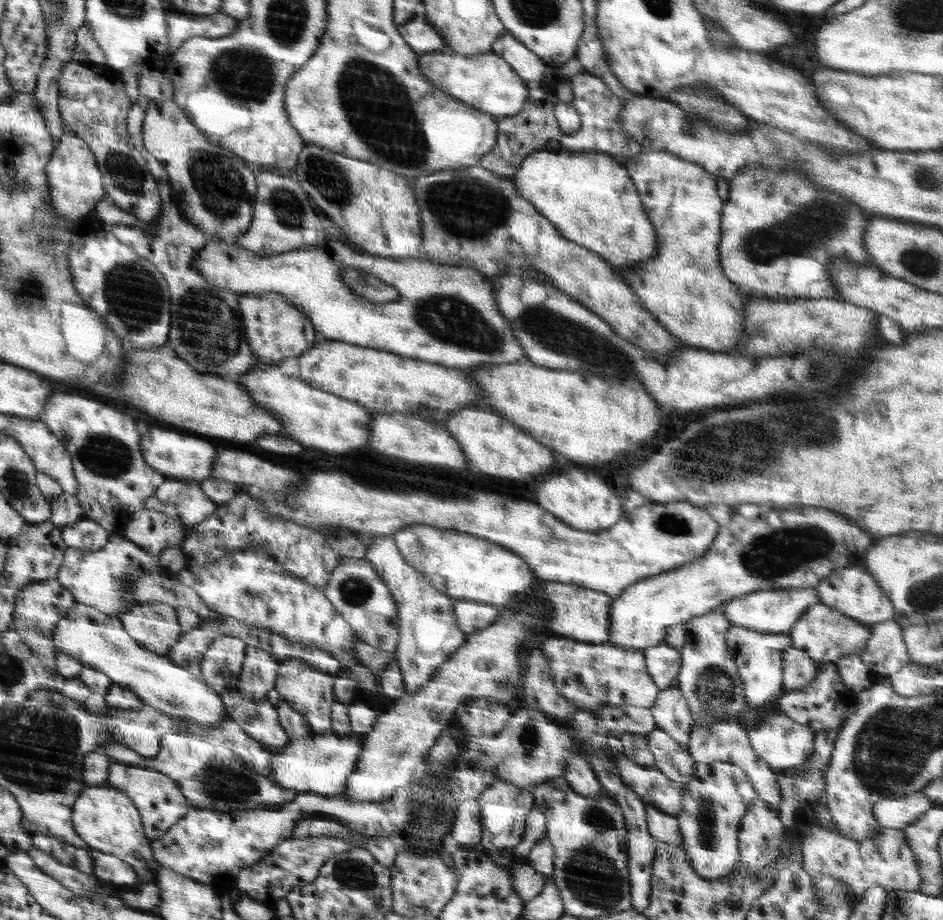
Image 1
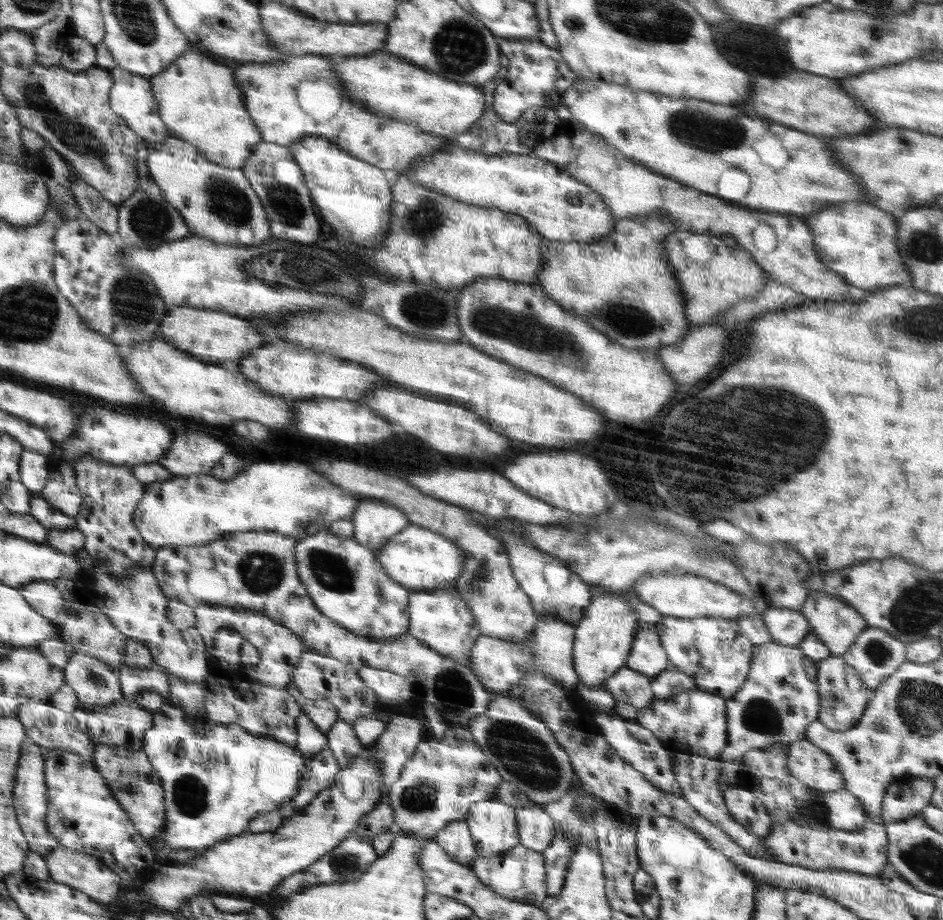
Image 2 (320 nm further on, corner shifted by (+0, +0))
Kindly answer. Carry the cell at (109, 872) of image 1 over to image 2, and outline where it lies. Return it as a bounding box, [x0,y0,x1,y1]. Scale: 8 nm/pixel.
[43,845,122,903]

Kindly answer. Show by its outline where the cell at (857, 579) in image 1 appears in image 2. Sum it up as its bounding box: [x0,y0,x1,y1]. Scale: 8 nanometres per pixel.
[801,590,867,655]

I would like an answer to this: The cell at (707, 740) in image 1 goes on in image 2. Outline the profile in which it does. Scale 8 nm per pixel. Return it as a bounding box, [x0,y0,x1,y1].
[635,688,728,760]

